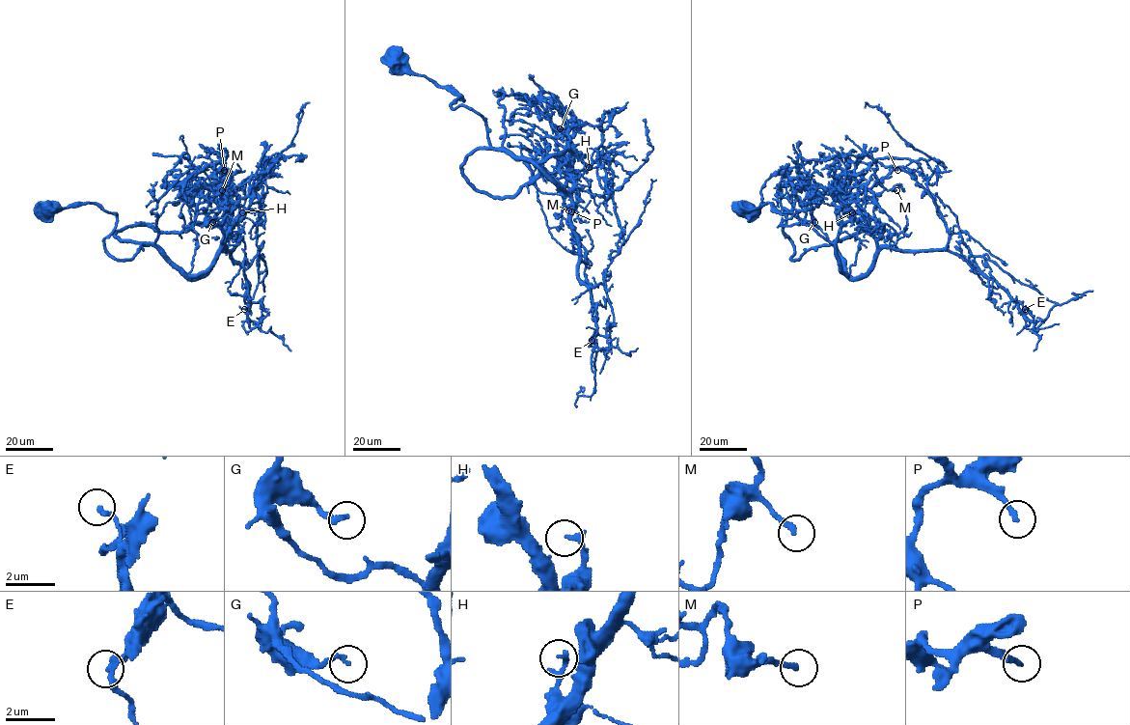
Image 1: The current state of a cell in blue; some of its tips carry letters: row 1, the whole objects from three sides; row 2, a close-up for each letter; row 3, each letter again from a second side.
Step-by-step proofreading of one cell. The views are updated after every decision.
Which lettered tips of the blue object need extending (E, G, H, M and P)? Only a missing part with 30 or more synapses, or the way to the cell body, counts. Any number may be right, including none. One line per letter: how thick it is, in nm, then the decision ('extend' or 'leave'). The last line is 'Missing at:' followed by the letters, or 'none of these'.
E: 180 nm thick; leave
G: 200 nm thick; leave
H: 220 nm thick; leave
M: 200 nm thick; leave
P: 220 nm thick; extend
Missing at: P

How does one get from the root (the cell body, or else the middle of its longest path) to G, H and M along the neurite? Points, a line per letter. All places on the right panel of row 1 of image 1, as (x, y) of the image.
G: (745, 209), (772, 203), (785, 215), (791, 260), (836, 245), (848, 275), (814, 222)
H: (745, 209), (772, 203), (785, 215), (791, 260), (836, 245), (846, 275), (836, 239), (852, 212)
M: (745, 209), (772, 203), (791, 260), (836, 245), (849, 273), (860, 225), (851, 197), (876, 184), (896, 190)

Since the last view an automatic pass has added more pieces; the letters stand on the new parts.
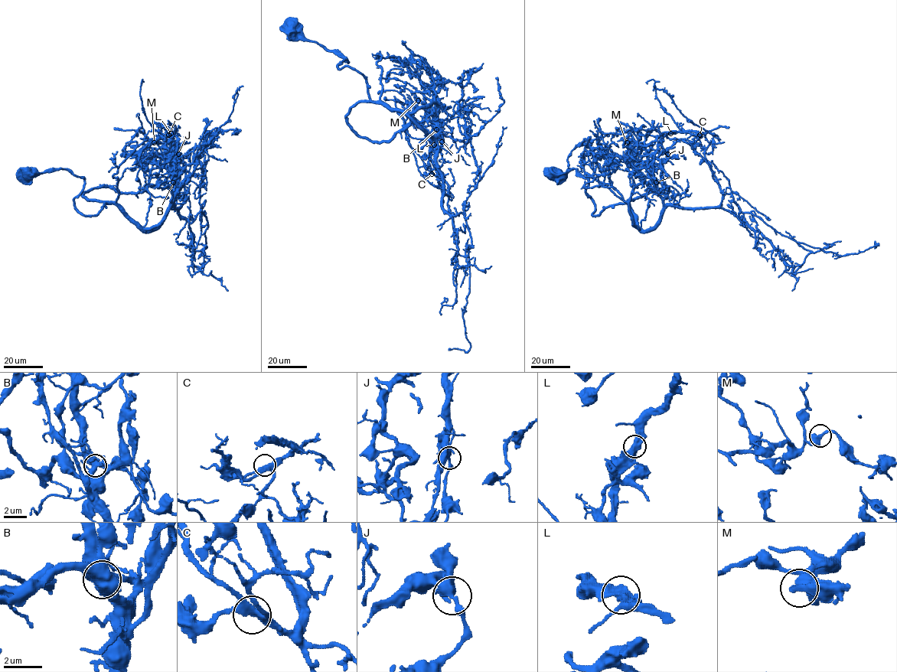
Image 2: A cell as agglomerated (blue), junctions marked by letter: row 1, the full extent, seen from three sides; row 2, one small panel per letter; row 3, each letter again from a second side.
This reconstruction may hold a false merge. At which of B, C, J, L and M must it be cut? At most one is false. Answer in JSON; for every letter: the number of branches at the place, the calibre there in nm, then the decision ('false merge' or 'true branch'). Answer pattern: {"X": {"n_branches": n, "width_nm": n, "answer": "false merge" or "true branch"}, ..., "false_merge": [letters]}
{"B": {"n_branches": 5, "width_nm": 480, "answer": "true branch"}, "C": {"n_branches": 4, "width_nm": 340, "answer": "true branch"}, "J": {"n_branches": 2, "width_nm": 460, "answer": "true branch"}, "L": {"n_branches": 2, "width_nm": 500, "answer": "true branch"}, "M": {"n_branches": 2, "width_nm": 460, "answer": "true branch"}, "false_merge": []}

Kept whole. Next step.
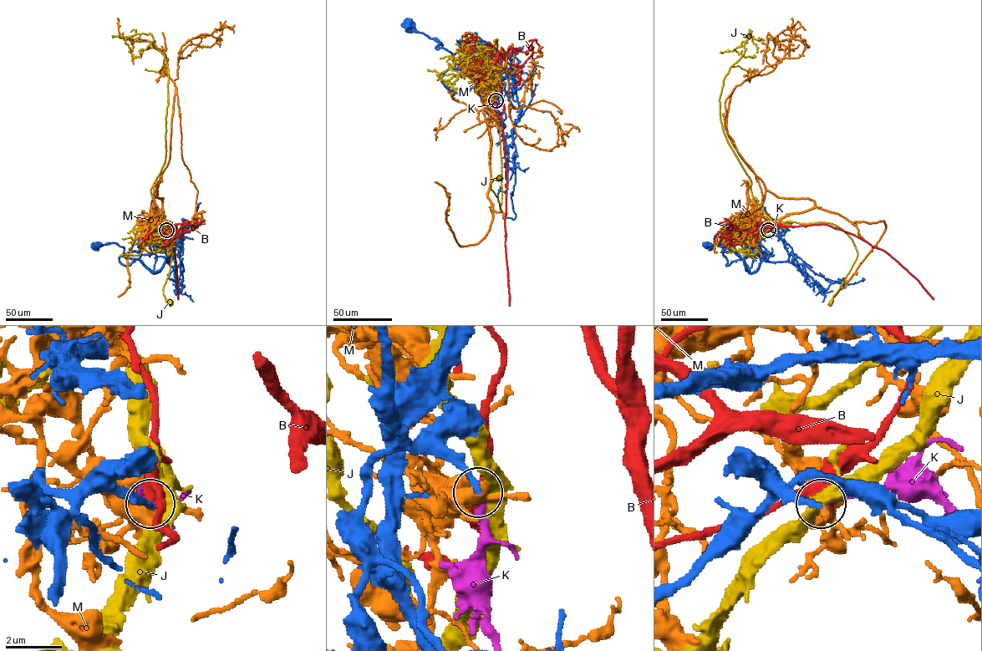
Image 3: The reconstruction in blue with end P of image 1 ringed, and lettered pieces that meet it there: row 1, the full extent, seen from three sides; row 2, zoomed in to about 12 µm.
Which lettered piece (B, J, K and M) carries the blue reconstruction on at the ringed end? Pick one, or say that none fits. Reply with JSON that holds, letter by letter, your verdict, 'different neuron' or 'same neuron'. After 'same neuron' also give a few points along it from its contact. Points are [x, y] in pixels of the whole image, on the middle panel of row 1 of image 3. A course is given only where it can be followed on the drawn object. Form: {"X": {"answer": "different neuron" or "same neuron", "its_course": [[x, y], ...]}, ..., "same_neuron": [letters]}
{"B": {"answer": "different neuron"}, "J": {"answer": "different neuron"}, "K": {"answer": "different neuron"}, "M": {"answer": "different neuron"}, "same_neuron": []}

